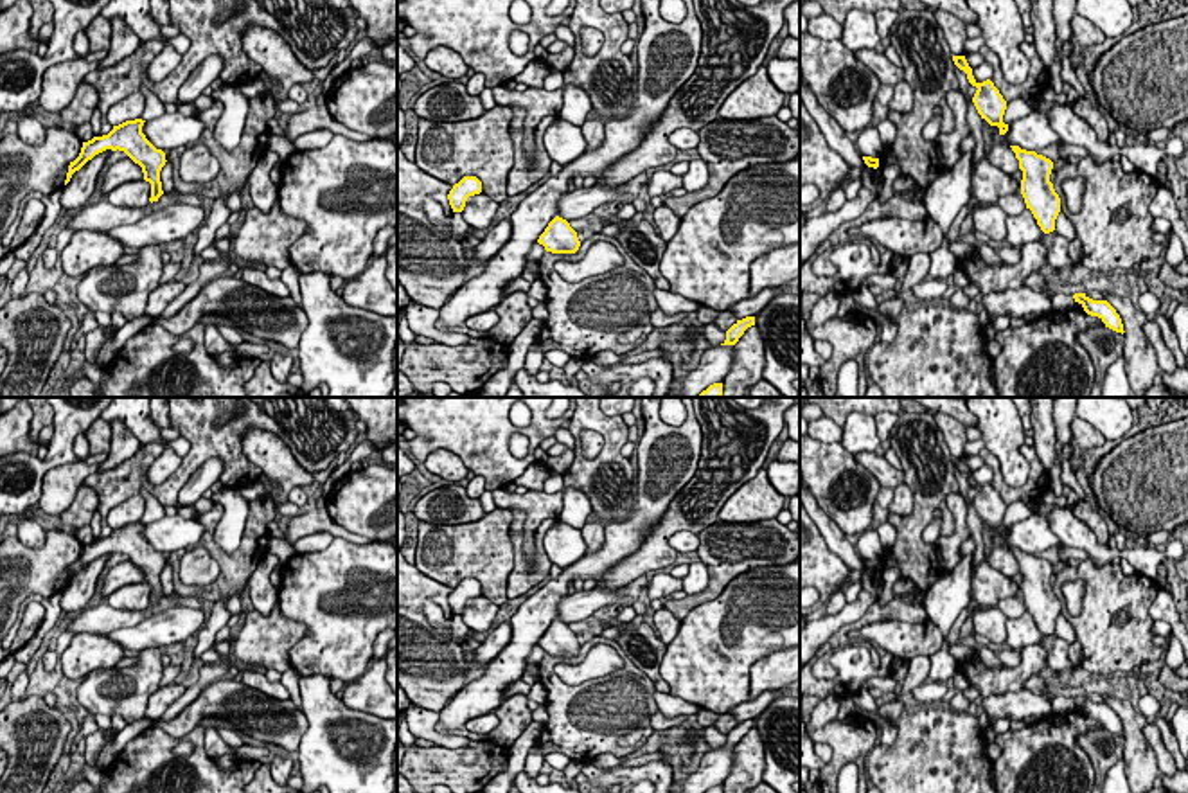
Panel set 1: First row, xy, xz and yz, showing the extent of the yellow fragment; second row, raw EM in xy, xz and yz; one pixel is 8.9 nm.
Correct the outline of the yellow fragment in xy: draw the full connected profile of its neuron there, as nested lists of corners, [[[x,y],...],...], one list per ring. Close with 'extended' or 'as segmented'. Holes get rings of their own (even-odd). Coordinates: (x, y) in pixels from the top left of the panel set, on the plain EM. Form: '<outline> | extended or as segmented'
[[[142,521],[126,523],[119,529],[113,529],[108,538],[93,539],[92,543],[83,545],[79,559],[68,568],[65,588],[70,584],[72,577],[79,574],[95,557],[106,552],[119,552],[142,570],[144,583],[151,586],[149,604],[158,604],[158,601],[164,597],[160,574],[167,563],[165,556],[162,552],[156,552],[142,536],[144,525],[146,523]]] | as segmented

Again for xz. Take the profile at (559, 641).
[[[559,619],[548,626],[537,646],[552,656],[575,656],[581,649],[577,635]]] | as segmented

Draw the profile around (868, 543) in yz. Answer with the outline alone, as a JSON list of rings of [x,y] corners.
[[[875,527],[861,534],[857,548],[861,559],[872,559],[872,561],[882,559],[884,550]]]

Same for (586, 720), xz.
[[[597,637],[581,646],[575,656],[545,655],[537,682],[546,689],[545,708],[548,721],[530,752],[543,757],[561,752],[577,762],[591,762],[600,753],[631,757],[652,735],[643,734],[634,746],[620,746],[618,737],[634,730],[651,730],[651,717],[658,712],[652,680],[638,669],[616,640]],[[597,646],[611,646],[624,660],[620,671],[570,687],[557,674],[557,664],[581,664]]]

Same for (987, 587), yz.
[[[981,561],[971,575],[971,597],[983,608],[996,608],[1001,599],[1019,595],[1019,586]]]

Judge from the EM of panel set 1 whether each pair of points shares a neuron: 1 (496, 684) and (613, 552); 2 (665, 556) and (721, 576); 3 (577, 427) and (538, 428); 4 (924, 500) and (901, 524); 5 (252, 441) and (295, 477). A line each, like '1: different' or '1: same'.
1: same
2: different
3: different
4: same
5: same

